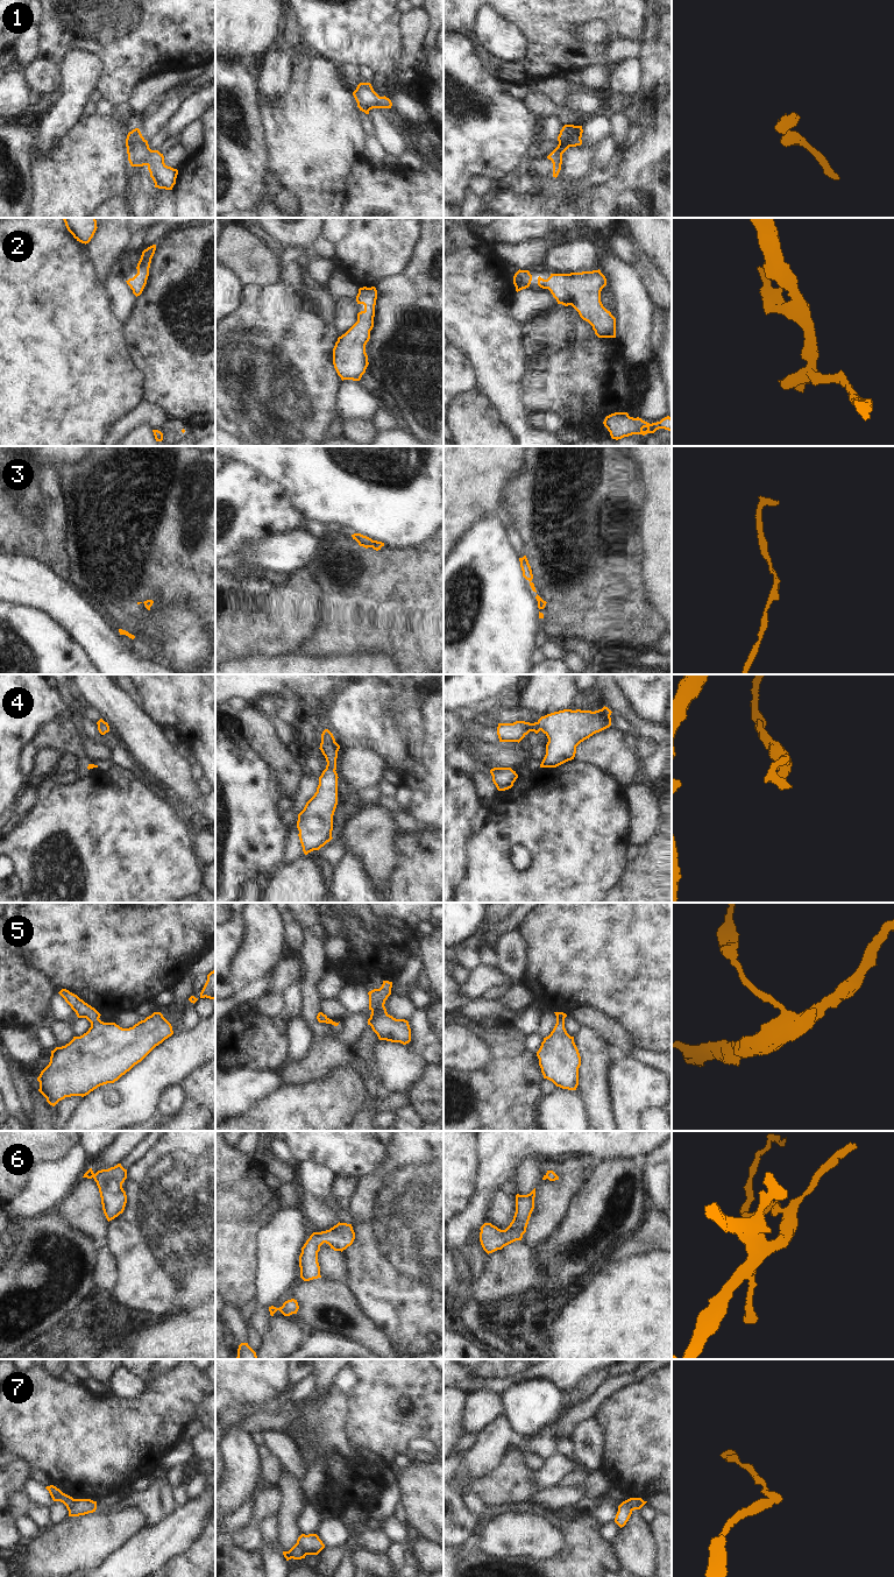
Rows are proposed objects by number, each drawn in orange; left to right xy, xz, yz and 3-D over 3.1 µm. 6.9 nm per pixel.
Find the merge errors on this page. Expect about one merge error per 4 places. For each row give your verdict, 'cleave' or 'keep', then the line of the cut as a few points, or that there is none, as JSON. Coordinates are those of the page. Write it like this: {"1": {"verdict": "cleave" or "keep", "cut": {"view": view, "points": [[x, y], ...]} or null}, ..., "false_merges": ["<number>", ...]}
{"1": {"verdict": "keep", "cut": null}, "2": {"verdict": "keep", "cut": null}, "3": {"verdict": "keep", "cut": null}, "4": {"verdict": "keep", "cut": null}, "5": {"verdict": "keep", "cut": null}, "6": {"verdict": "keep", "cut": null}, "7": {"verdict": "cleave", "cut": {"view": "xz", "points": [[297, 1542], [306, 1554]]}}, "false_merges": ["7"]}

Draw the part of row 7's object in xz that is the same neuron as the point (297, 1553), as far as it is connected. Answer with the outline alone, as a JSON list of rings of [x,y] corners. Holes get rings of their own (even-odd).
[[[296,1543],[289,1551],[283,1551],[284,1557],[286,1561],[293,1560],[301,1560],[305,1558],[306,1554],[300,1544]]]

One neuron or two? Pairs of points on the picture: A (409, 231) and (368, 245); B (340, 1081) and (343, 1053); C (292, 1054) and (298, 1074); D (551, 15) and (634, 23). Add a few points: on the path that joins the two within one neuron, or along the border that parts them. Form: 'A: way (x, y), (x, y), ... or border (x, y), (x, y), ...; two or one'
A: way (398, 231), (382, 231), (378, 234); one
B: border (354, 1056), (347, 1062), (338, 1065), (319, 1079); two
C: border (312, 1041), (309, 1051), (303, 1056), (284, 1061); two
D: way (572, 12), (614, 12); one

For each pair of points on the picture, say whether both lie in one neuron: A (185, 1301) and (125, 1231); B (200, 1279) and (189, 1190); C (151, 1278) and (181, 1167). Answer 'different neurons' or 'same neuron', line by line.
A: same neuron
B: same neuron
C: same neuron

